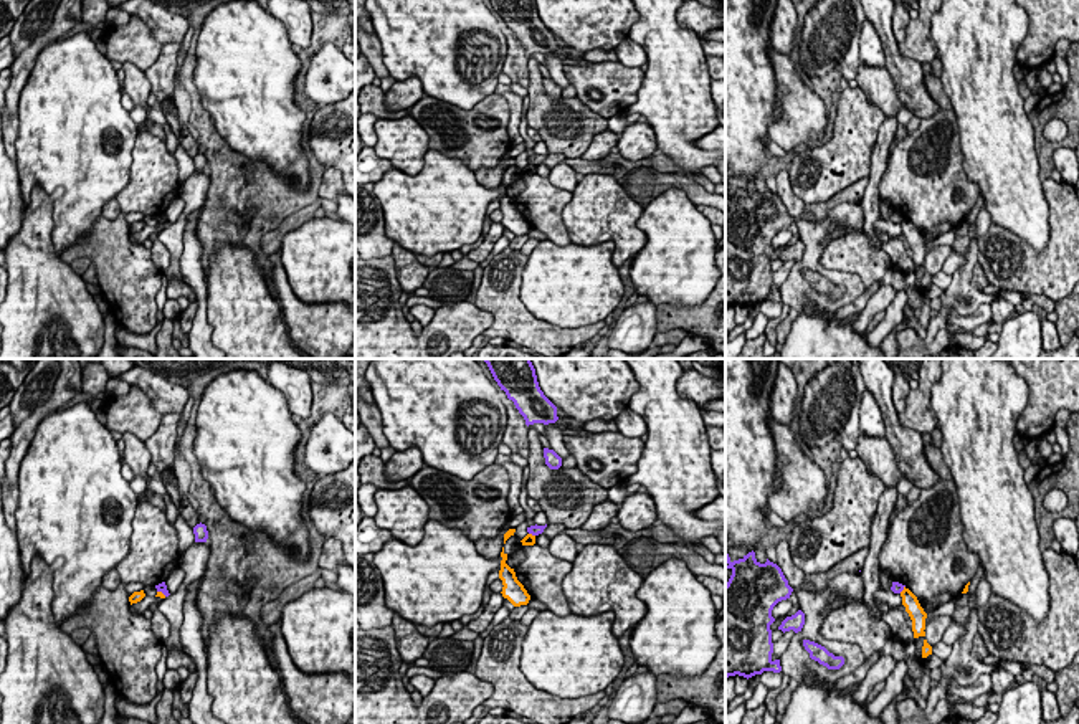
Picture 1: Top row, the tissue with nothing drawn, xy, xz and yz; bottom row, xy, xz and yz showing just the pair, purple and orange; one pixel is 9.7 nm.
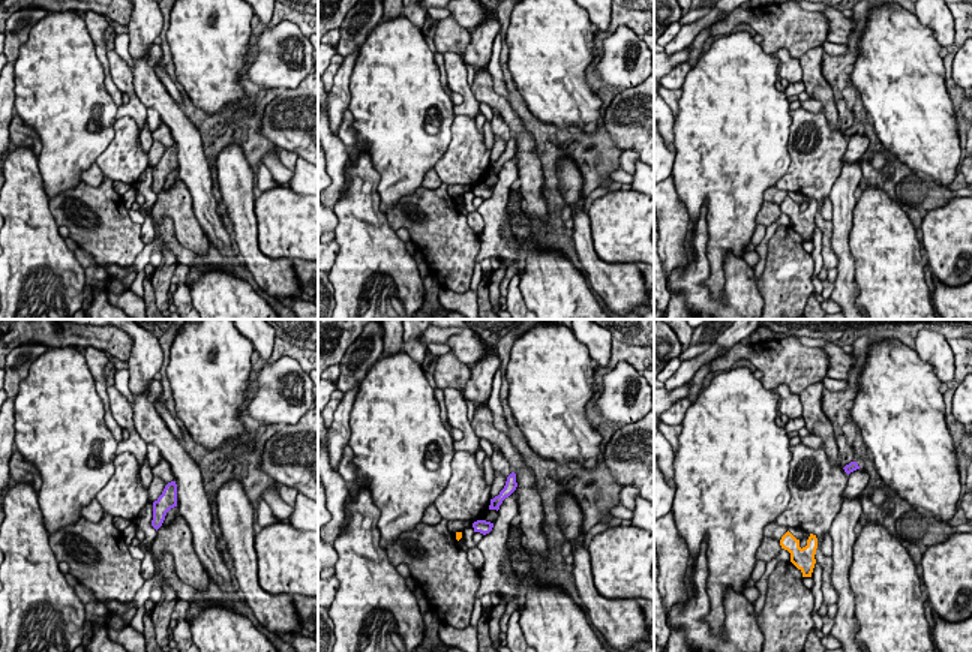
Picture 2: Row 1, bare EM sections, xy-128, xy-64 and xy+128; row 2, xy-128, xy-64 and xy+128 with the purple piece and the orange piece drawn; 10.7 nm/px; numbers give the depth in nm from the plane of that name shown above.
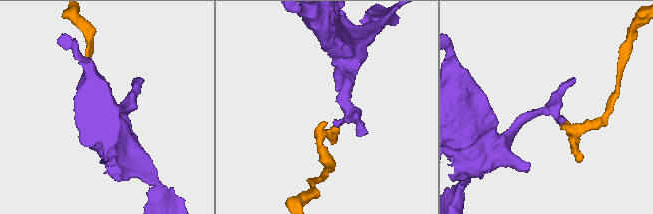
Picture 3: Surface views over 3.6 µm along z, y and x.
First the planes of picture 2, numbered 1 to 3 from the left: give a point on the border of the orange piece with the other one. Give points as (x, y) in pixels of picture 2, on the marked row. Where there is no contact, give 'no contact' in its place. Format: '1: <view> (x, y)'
1: no contact
2: no contact
3: no contact

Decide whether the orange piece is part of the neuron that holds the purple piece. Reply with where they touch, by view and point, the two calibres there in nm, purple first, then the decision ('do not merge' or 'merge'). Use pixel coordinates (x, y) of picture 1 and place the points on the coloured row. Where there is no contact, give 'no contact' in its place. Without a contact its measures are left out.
xy (162, 592) | 90/60 nm | do not merge

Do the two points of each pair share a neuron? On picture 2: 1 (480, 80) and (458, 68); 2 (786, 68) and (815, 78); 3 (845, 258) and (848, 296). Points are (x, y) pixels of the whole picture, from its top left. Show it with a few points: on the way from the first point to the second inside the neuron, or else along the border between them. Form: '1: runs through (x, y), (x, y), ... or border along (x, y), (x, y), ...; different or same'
1: border along (470, 87), (479, 102); different
2: border along (797, 59), (801, 68), (801, 80); different
3: runs through (845, 267), (845, 287); same

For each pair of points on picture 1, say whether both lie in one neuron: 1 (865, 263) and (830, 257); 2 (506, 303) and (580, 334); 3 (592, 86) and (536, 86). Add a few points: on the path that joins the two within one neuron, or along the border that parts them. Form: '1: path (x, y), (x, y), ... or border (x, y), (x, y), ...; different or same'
1: path (856, 257), (838, 257); same
2: path (524, 321), (539, 336), (562, 336); same
3: border (575, 95), (594, 111), (607, 118); different

